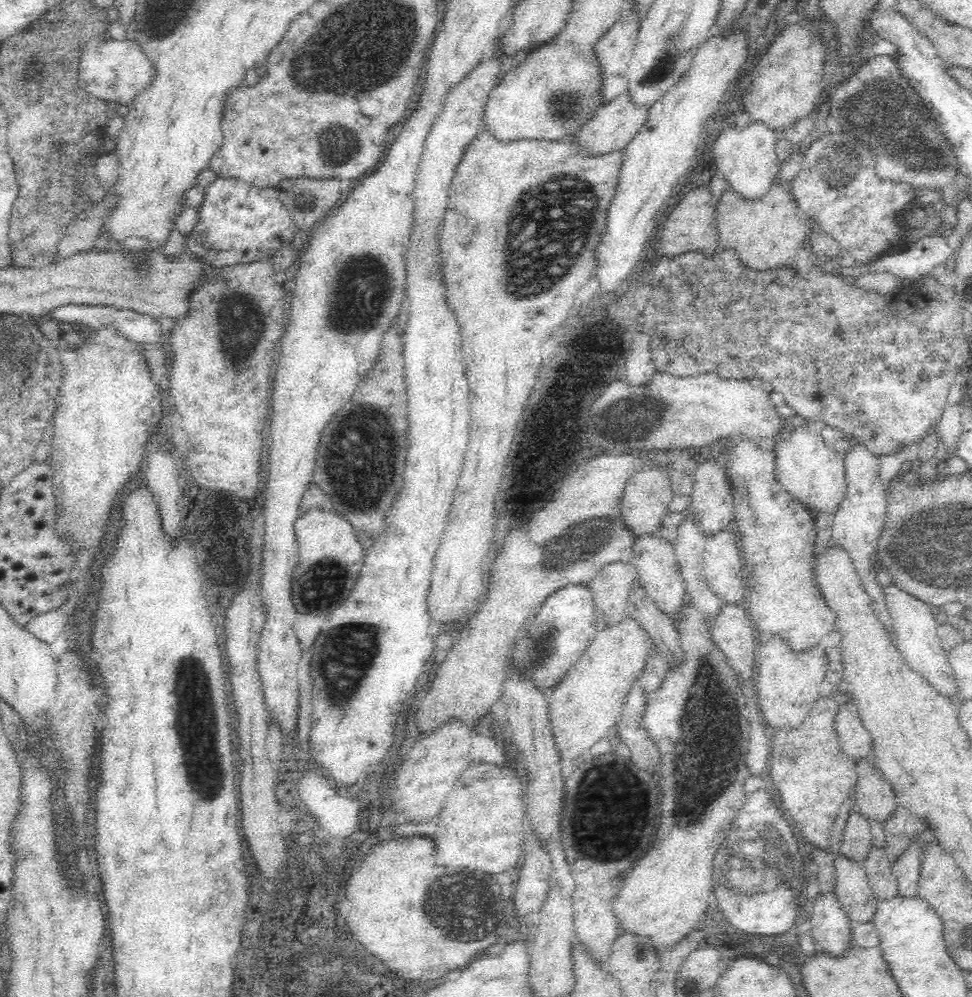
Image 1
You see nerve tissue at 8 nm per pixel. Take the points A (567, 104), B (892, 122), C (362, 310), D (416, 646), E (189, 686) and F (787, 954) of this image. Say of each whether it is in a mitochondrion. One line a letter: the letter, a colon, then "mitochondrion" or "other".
A: mitochondrion
B: mitochondrion
C: mitochondrion
D: other
E: mitochondrion
F: other

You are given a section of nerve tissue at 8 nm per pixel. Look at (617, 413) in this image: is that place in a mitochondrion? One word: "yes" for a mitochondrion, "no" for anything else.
yes

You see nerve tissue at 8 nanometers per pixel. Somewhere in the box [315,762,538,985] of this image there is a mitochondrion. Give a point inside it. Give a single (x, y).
(460, 912)

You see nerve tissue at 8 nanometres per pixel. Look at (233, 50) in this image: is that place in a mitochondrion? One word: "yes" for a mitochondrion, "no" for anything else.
no

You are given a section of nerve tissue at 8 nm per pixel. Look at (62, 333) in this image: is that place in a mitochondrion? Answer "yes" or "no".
no

